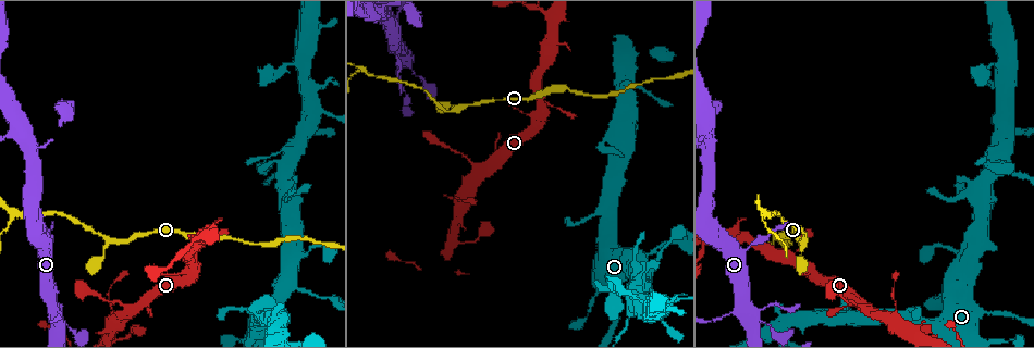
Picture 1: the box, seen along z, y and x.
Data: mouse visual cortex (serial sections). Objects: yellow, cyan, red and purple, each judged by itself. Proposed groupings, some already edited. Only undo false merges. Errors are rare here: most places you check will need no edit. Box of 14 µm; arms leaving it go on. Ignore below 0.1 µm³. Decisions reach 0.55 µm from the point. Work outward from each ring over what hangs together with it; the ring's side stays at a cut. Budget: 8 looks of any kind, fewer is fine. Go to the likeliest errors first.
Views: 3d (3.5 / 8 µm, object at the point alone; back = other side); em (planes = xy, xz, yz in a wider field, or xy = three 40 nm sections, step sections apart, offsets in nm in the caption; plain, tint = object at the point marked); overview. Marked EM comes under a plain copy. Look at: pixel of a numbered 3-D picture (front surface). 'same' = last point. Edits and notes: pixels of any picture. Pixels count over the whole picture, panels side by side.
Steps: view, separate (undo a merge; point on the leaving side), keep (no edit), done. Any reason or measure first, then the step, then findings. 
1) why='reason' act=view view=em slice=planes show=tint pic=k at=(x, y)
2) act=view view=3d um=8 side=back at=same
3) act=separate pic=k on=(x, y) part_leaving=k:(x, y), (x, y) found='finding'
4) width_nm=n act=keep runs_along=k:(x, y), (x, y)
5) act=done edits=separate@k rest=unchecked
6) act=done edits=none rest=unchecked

why='three arms meet' act=view view=3d um=3.5 pic=1 at=(745, 305)

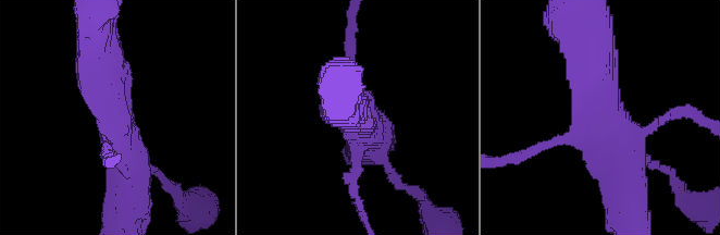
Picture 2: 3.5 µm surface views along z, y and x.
act=keep runs_along=2:(592, 44), (597, 114), (628, 174) found='continuous, no second cell'

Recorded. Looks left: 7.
why='sudden change in width' act=view view=3d um=3.5 pic=1 at=(804, 242)

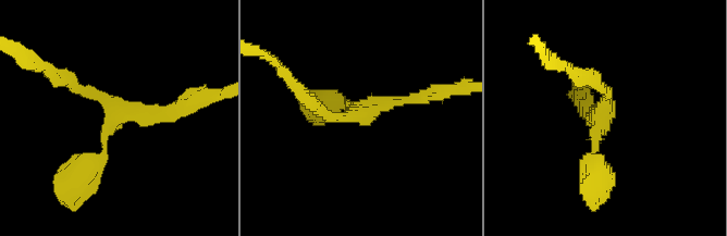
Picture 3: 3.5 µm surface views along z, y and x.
arms=3 arm_widths_nm=100,150,200 act=view view=em slice=xy step=1 show=tint pic=3 at=(116, 111)

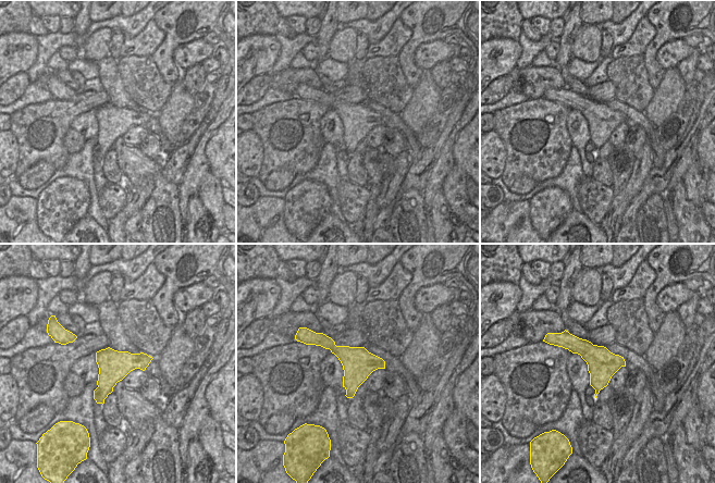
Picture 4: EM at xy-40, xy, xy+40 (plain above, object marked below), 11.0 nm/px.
act=keep runs_along=3:(183, 103), (116, 111), (59, 77) found='one cell here'

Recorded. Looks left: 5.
why='abrupt turn' act=view view=3d um=8 pic=1 at=(767, 212)

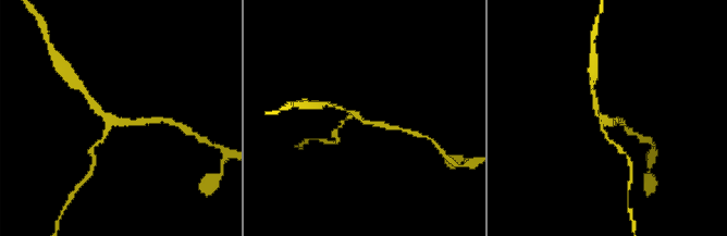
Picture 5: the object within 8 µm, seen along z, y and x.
act=view view=3d um=3.5 pic=5 at=(114, 122)

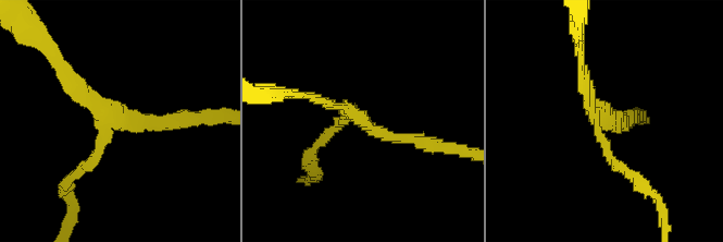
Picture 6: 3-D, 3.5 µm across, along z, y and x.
act=view view=em slice=xy step=3 show=tint pic=6 at=(120, 117)

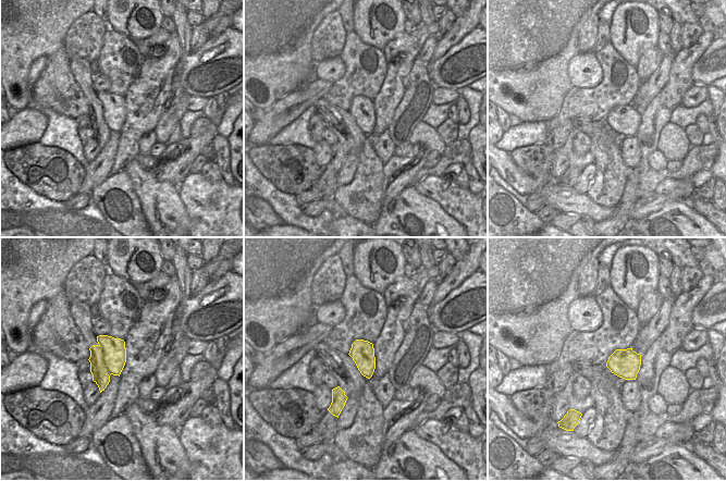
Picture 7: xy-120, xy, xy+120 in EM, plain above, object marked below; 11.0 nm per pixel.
act=separate pic=6 on=(90, 161) border=7:(99, 344), (110, 374) found='a second cell is stuck on'

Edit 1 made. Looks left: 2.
act=done edits=separate@6 rest=unchecked

